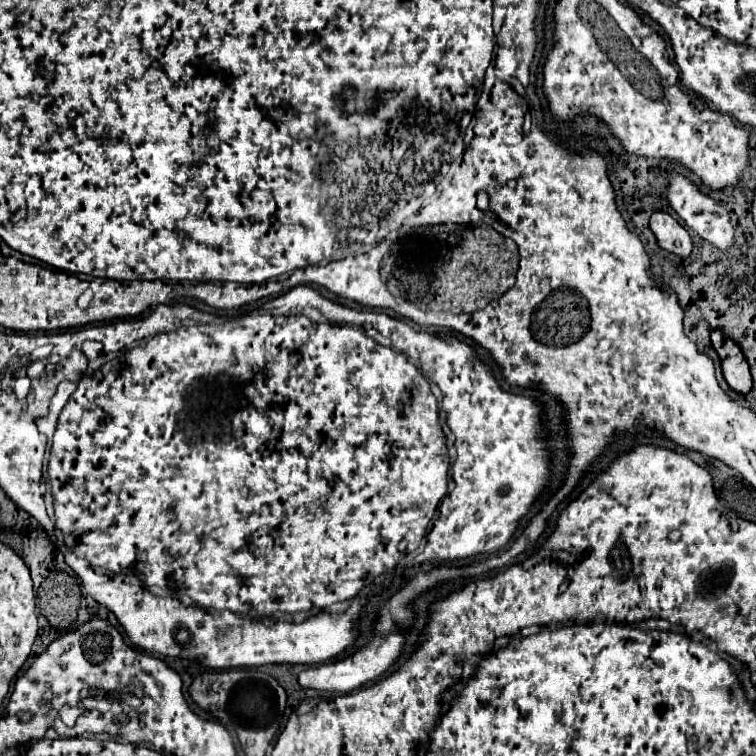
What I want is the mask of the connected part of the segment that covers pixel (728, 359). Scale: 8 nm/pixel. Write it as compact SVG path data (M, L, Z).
M714 328L710 332L712 338L712 346L718 352L720 360L722 360L722 372L724 372L724 380L730 384L732 390L740 392L740 394L748 394L752 388L752 376L750 376L750 368L748 362L740 350L740 346L730 340L728 336L724 336L724 332L720 328Z

